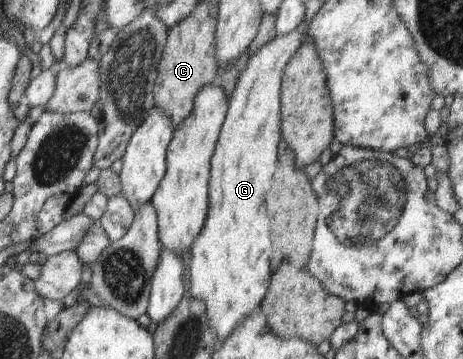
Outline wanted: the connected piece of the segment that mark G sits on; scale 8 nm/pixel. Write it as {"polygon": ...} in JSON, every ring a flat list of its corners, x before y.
{"polygon":[[305,21,287,35,276,34,267,45,261,45,248,61,243,73,228,98,228,109,215,151,209,163,209,209,201,233,191,245,190,292,192,297,205,304,209,325,215,329,219,343,225,341,231,331,253,311,267,295,269,289,269,257,271,257,271,231,269,217,265,211,265,194,272,188,272,179,277,169,279,141,281,141,281,90,285,66,297,49,303,45,308,26]]}

